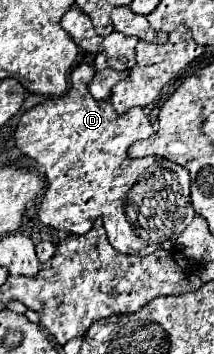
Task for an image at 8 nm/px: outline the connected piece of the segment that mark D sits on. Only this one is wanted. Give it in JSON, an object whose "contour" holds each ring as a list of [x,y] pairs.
{"contour":[[[80,64],[70,73],[71,87],[66,94],[48,98],[46,102],[34,106],[26,114],[22,114],[16,128],[16,146],[22,154],[36,160],[46,168],[48,188],[44,192],[38,218],[42,224],[52,226],[56,230],[66,230],[72,234],[84,234],[92,228],[96,218],[104,220],[104,230],[108,234],[110,244],[124,254],[152,254],[158,248],[172,250],[176,238],[196,216],[190,202],[190,176],[184,168],[174,168],[174,174],[168,178],[146,178],[142,182],[142,198],[126,198],[130,188],[138,182],[138,176],[132,174],[132,162],[128,162],[128,146],[138,140],[153,137],[156,132],[144,114],[142,108],[130,108],[126,114],[116,114],[108,100],[94,100],[88,92],[88,84],[94,78],[94,68],[90,64]]]}

